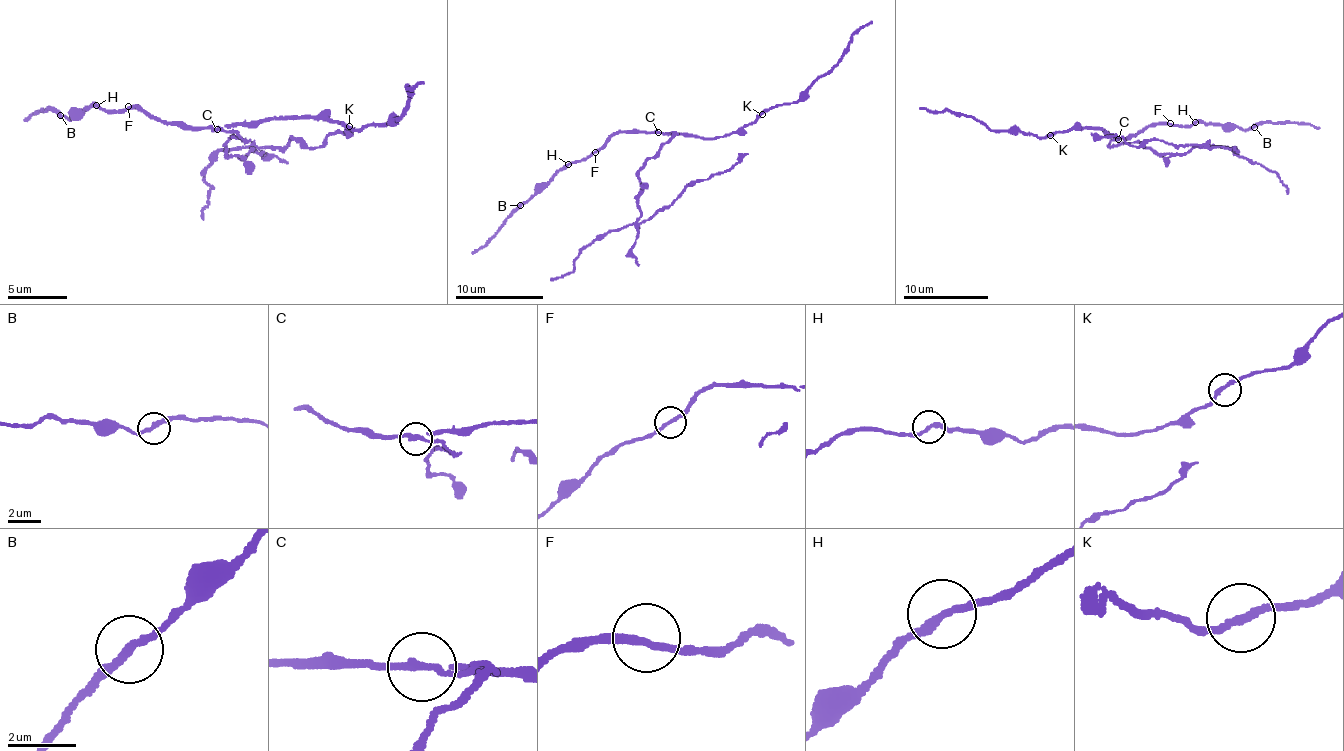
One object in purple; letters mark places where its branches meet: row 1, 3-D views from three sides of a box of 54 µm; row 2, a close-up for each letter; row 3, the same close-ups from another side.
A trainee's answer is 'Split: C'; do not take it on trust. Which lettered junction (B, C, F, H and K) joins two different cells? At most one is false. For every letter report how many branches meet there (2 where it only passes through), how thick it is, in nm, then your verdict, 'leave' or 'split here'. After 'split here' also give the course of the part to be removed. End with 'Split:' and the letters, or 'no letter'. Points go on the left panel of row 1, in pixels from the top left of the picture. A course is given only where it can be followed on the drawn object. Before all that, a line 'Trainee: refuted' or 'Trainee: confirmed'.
Trainee: confirmed
B: branches 2; calibre 220 nm; leave
C: branches 2; calibre 200 nm; split here; course (218, 129), (243, 140), (229, 136), (225, 153), (245, 157), (294, 137), (319, 148), (354, 126)
F: branches 2; calibre 200 nm; leave
H: branches 2; calibre 220 nm; leave
K: branches 2; calibre 220 nm; leave
Split: C

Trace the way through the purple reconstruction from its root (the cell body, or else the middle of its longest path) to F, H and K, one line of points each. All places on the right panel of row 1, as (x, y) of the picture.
F: (1115, 136), (1125, 139), (1137, 136), (1148, 126), (1170, 123)
H: (1115, 136), (1125, 139), (1137, 136), (1155, 124), (1190, 126), (1195, 122)
K: (1115, 136), (1101, 129), (1073, 127), (1050, 135)

